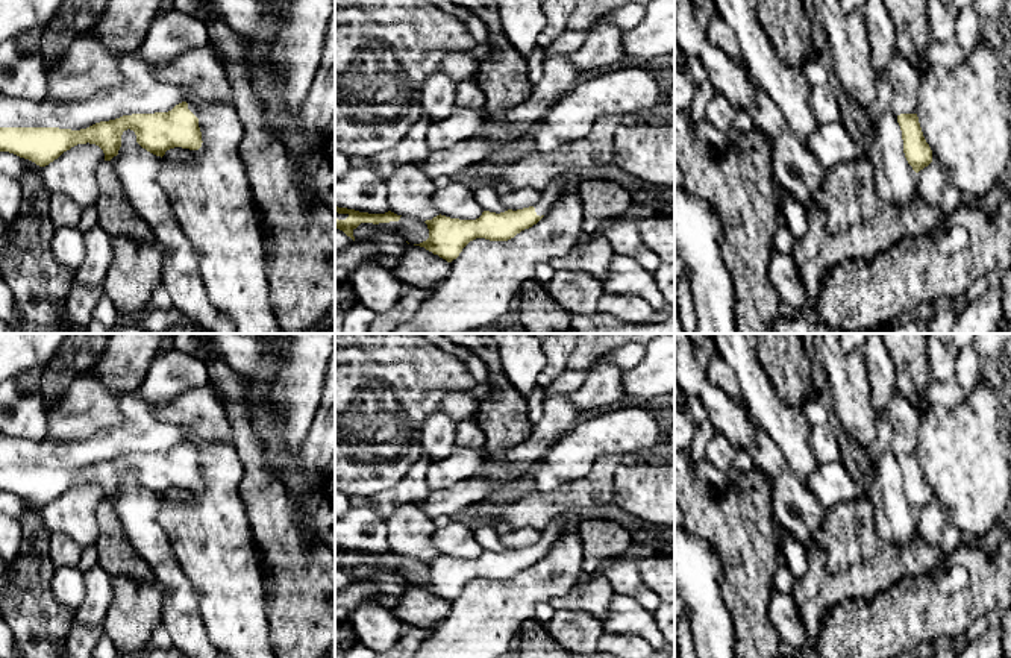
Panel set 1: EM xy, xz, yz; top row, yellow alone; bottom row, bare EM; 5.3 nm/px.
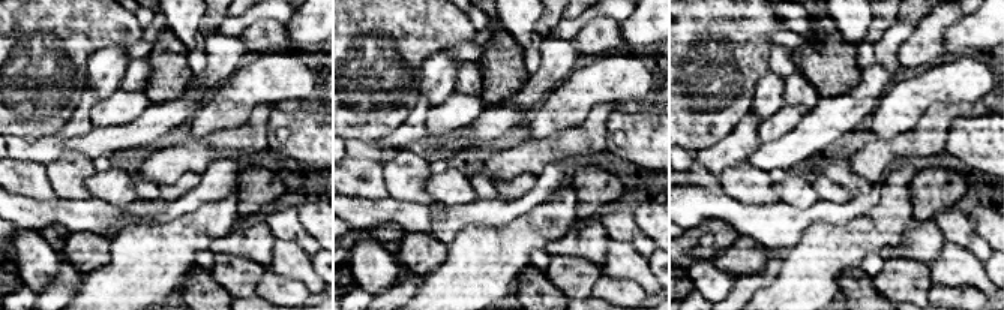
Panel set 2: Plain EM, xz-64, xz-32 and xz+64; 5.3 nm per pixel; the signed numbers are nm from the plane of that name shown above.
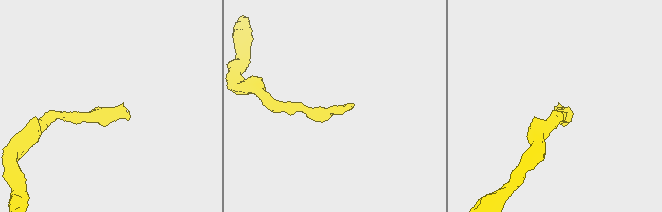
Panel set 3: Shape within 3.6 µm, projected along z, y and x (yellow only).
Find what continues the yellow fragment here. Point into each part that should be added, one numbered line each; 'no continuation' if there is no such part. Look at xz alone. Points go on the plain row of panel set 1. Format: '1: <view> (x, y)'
1: xz (554, 531)

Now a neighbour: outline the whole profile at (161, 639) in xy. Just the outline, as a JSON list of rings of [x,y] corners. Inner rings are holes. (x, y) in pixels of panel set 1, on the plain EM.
[[[164,625],[158,626],[152,632],[149,649],[171,649],[171,647],[174,647],[174,644],[168,629]]]

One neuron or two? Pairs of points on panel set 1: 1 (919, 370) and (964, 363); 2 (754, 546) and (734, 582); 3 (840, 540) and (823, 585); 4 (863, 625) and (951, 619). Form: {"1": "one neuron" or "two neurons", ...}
{"1": "two neurons", "2": "one neuron", "3": "one neuron", "4": "one neuron"}

